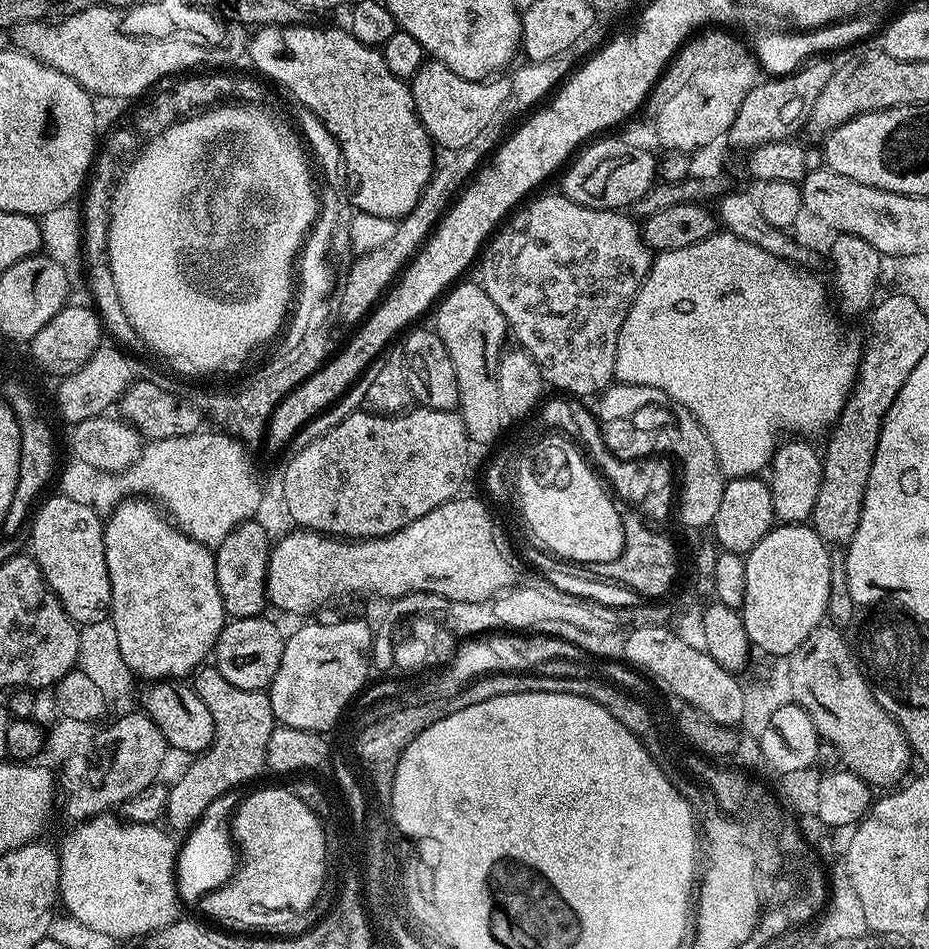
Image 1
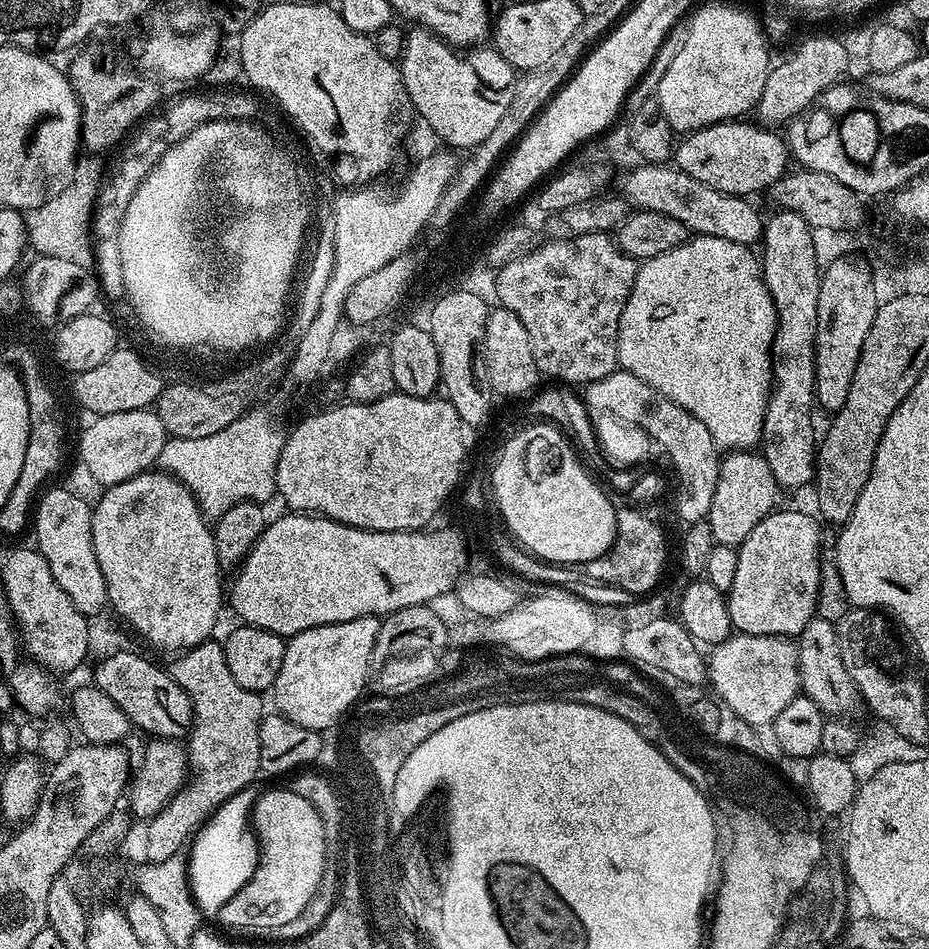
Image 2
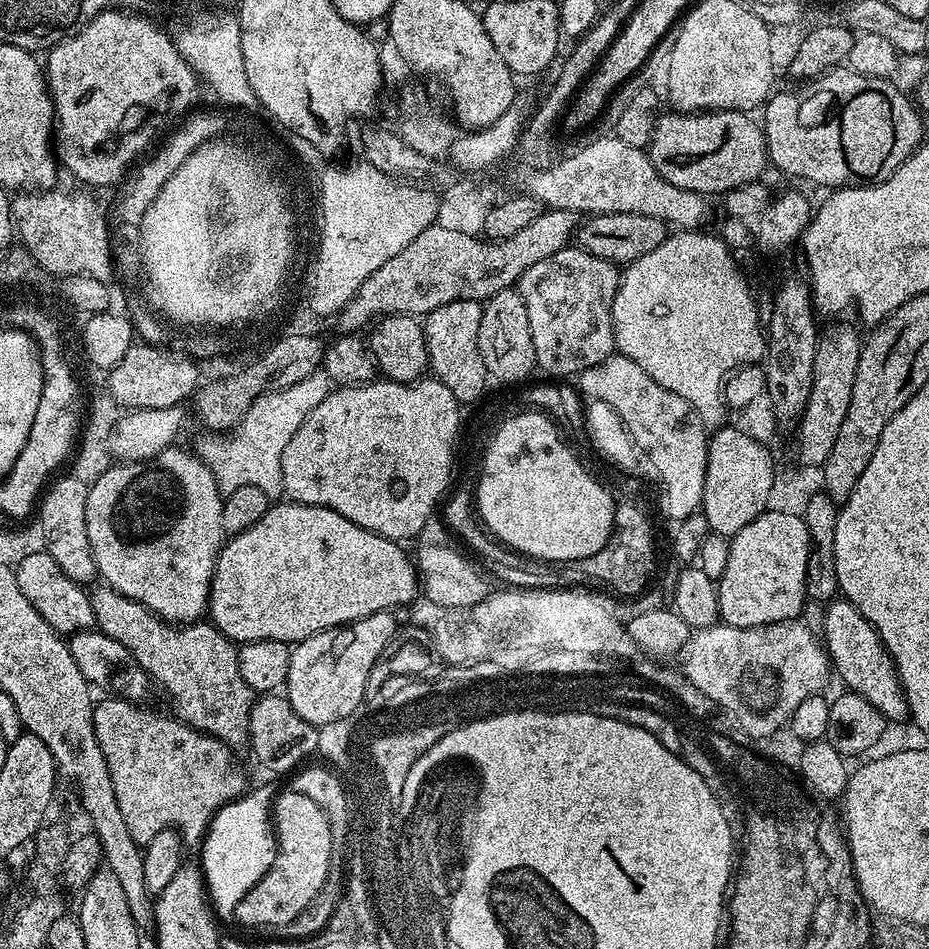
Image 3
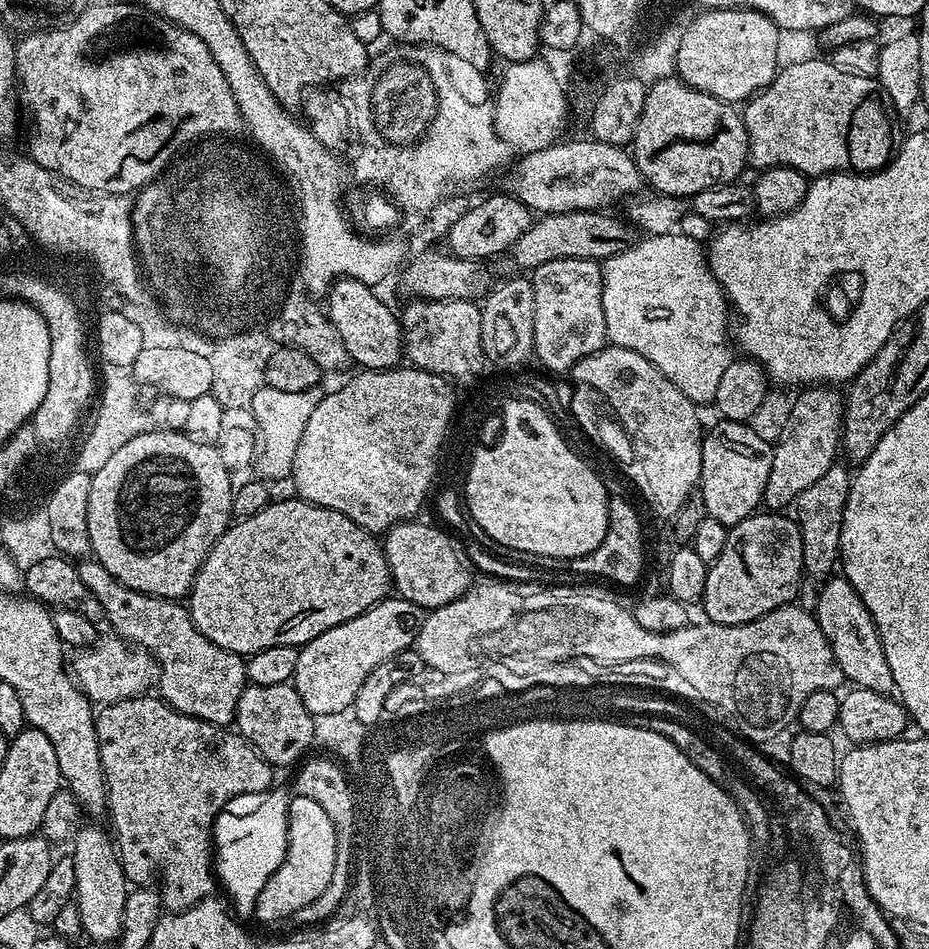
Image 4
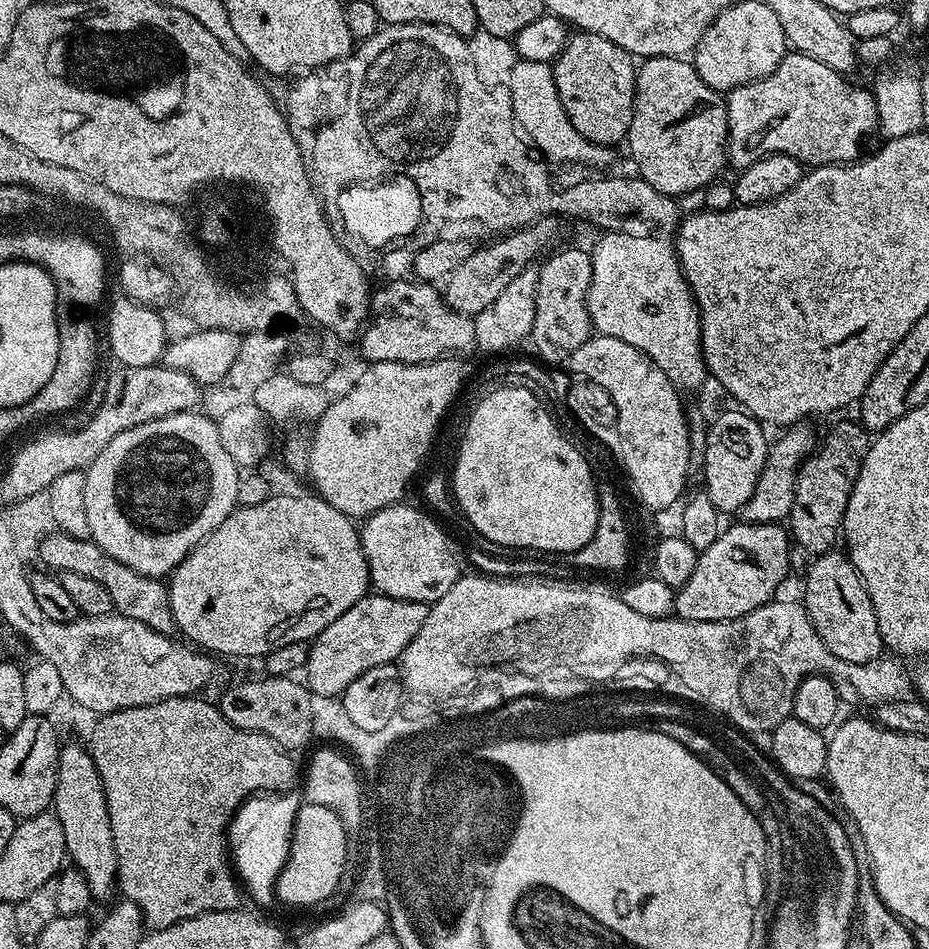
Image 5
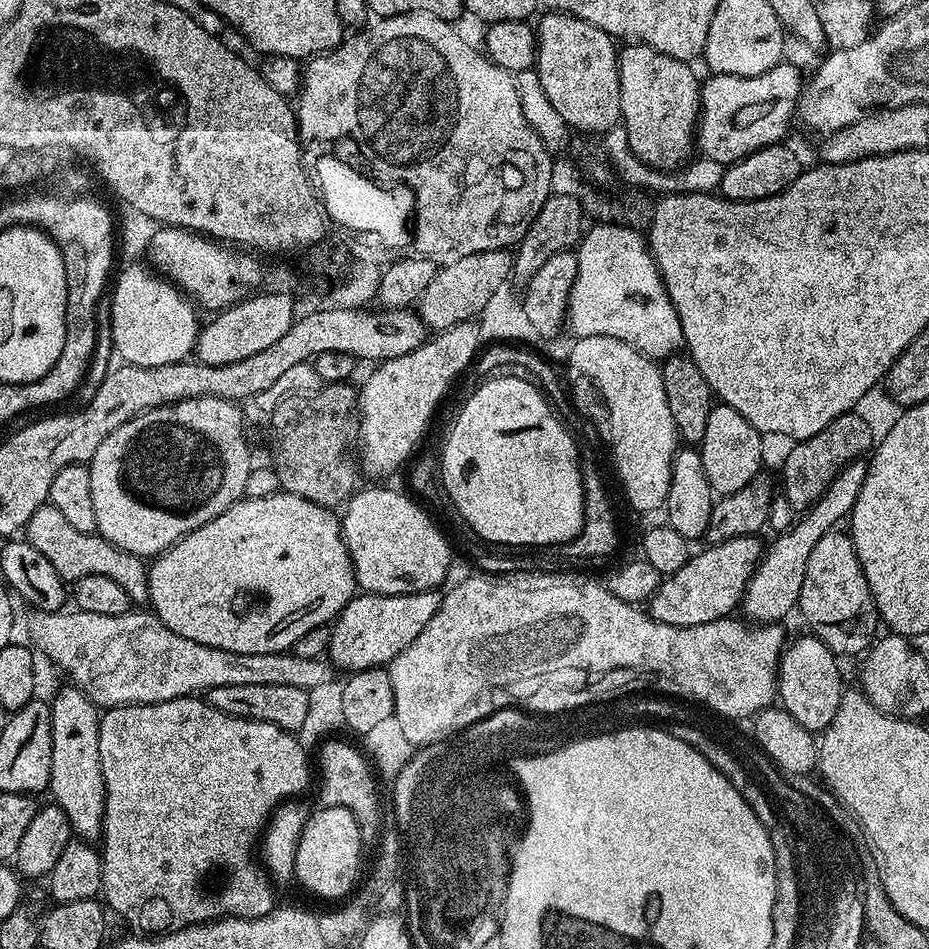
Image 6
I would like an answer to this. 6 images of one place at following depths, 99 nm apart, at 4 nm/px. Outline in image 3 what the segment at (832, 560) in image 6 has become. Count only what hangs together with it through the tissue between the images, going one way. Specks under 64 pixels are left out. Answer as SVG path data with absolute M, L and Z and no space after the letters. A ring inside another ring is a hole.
M837 598L824 608L822 643L835 675L837 672L844 679L843 687L847 691L864 696L866 702L870 702L870 706L874 706L874 710L878 710L890 722L909 719L908 699L896 673L896 664L879 639L870 634L868 619L850 601Z

